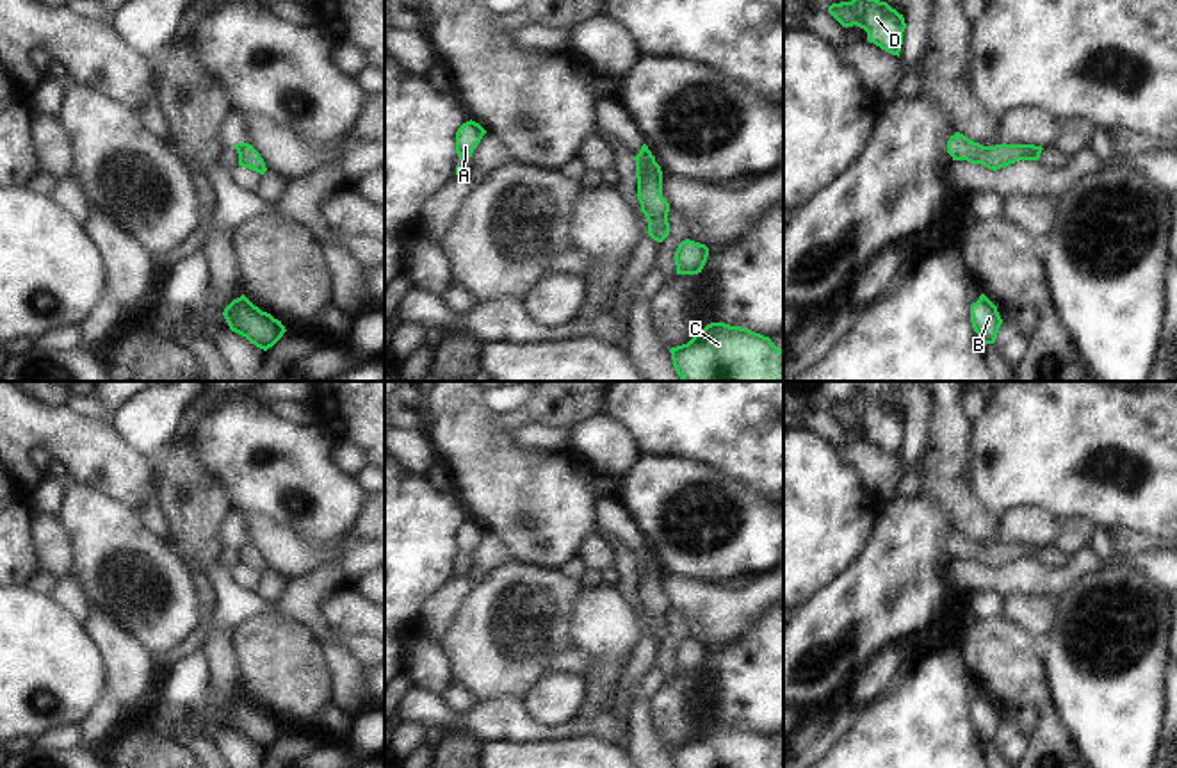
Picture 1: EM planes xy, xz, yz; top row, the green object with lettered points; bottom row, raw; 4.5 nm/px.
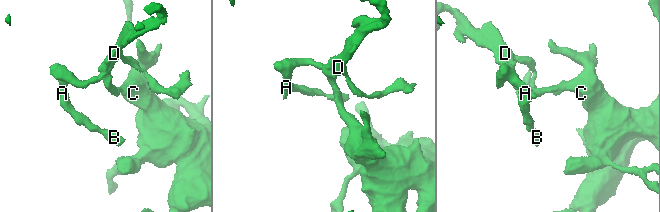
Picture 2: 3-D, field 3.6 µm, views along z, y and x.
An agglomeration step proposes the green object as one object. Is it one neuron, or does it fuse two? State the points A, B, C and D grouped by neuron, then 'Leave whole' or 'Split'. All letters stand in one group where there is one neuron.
Groups: A B C D. Leave whole.

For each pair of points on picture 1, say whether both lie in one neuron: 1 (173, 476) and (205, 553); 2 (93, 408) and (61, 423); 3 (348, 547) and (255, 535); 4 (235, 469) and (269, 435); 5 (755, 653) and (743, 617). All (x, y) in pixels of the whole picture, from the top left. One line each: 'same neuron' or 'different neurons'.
1: same neuron
2: different neurons
3: same neuron
4: same neuron
5: different neurons

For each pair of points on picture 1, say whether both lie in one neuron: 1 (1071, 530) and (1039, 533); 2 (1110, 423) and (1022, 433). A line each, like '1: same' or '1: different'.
1: different
2: same

